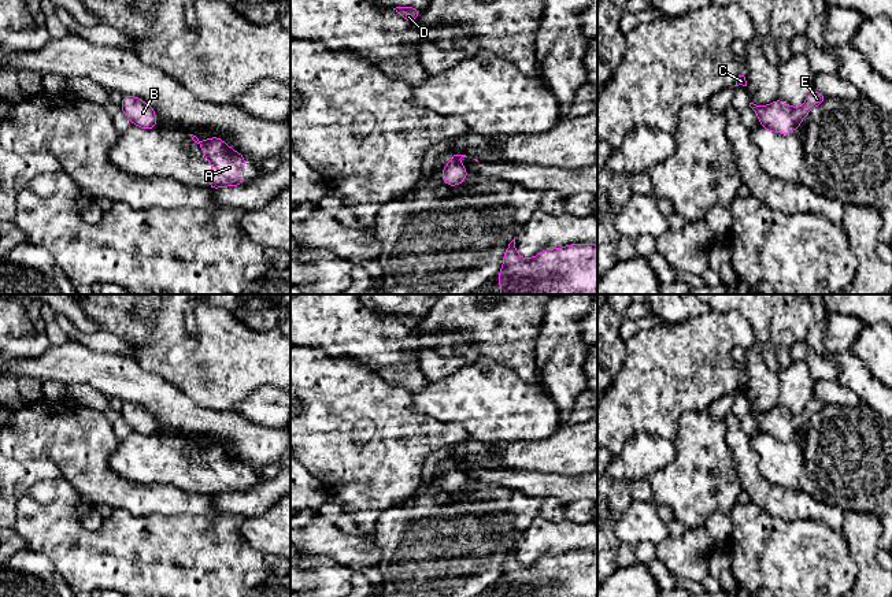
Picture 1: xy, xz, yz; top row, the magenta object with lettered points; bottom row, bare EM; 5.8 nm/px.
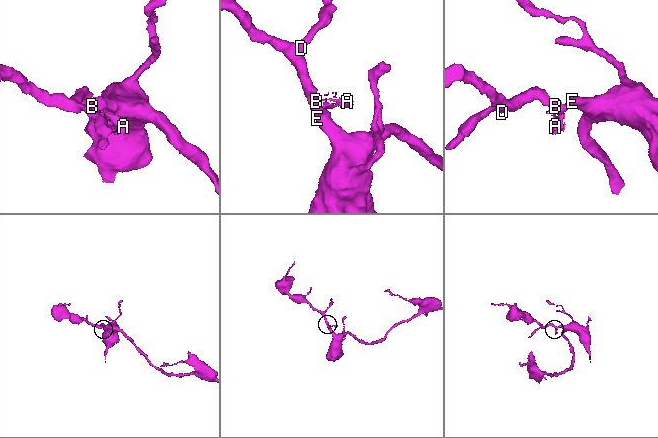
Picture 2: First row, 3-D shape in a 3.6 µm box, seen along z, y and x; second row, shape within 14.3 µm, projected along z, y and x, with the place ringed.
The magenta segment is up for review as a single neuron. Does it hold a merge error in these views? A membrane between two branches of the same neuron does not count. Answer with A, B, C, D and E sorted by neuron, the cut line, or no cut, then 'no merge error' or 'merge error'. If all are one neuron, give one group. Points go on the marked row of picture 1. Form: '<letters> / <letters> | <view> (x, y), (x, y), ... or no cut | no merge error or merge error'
A / B C D E | xz (451, 160), (458, 162) | merge error

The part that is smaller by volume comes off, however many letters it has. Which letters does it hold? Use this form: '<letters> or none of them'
A

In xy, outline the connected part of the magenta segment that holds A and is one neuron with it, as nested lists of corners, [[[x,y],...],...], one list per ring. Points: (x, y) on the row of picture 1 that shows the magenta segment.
[[[189,136],[200,145],[206,159],[212,166],[212,178],[207,185],[208,189],[244,183],[243,167],[245,164],[245,156],[233,151],[219,137],[200,141],[196,136]]]

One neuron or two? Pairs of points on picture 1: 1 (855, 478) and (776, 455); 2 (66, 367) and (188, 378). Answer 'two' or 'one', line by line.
1: one
2: two

